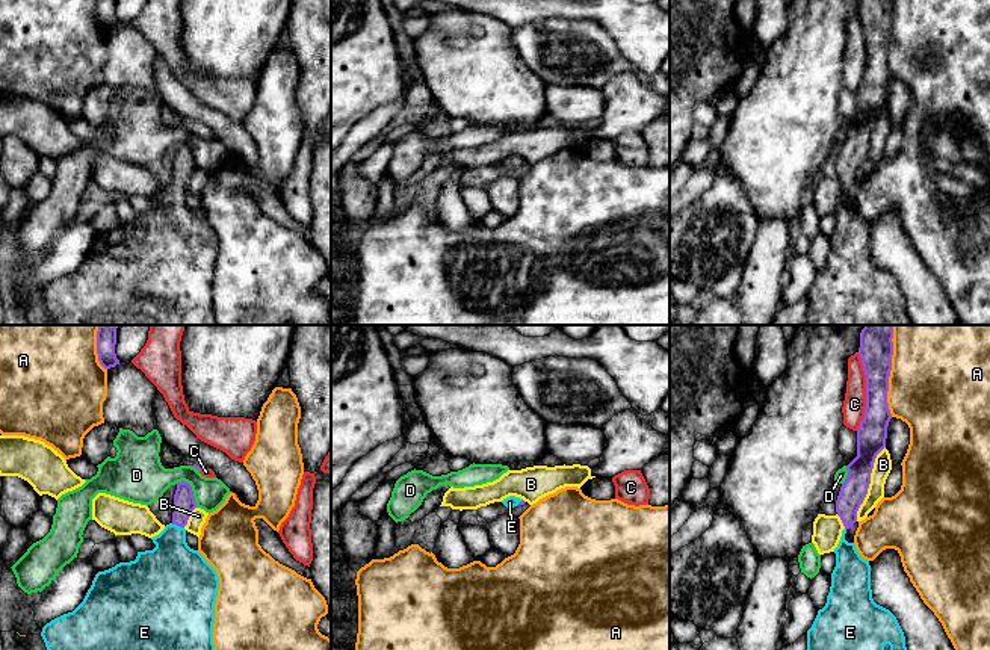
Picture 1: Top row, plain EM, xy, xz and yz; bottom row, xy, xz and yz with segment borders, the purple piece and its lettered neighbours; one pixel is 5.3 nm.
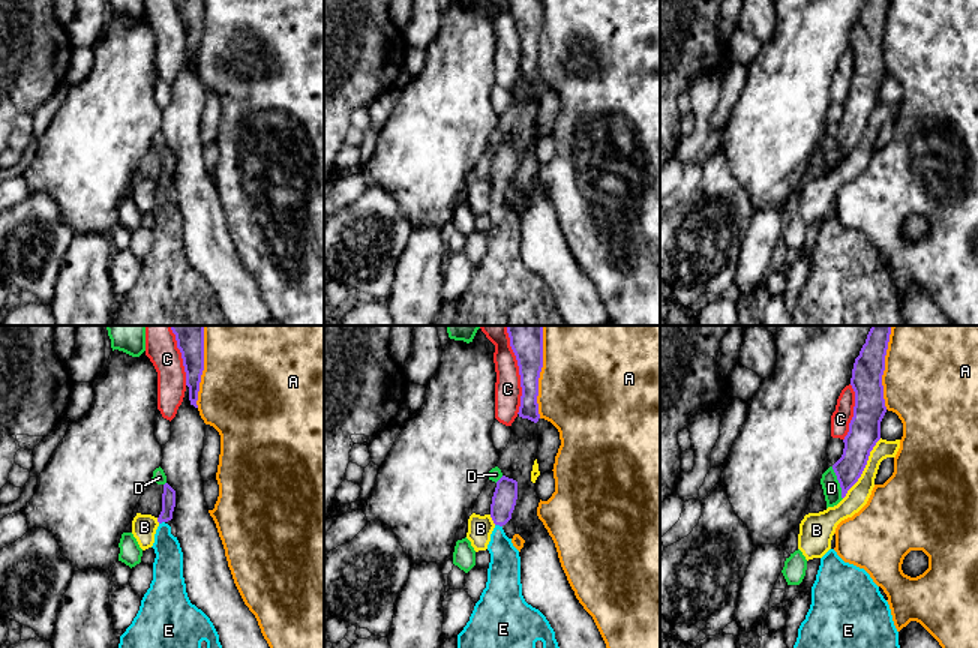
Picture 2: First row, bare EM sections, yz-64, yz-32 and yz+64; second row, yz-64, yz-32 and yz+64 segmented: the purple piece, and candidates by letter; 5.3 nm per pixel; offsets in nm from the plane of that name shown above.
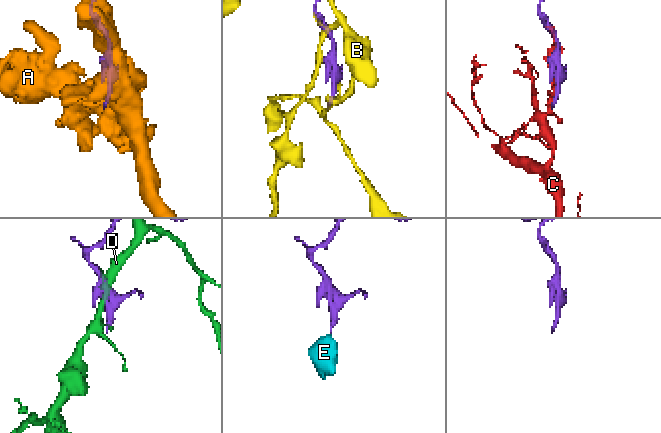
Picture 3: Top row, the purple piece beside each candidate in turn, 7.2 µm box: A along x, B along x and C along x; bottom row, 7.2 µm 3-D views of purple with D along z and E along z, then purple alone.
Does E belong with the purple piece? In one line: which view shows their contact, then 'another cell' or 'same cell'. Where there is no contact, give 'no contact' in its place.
xy | same cell

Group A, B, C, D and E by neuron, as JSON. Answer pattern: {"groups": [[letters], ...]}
{"groups": [["A"], ["B"], ["C"], ["D"], ["E"]]}

